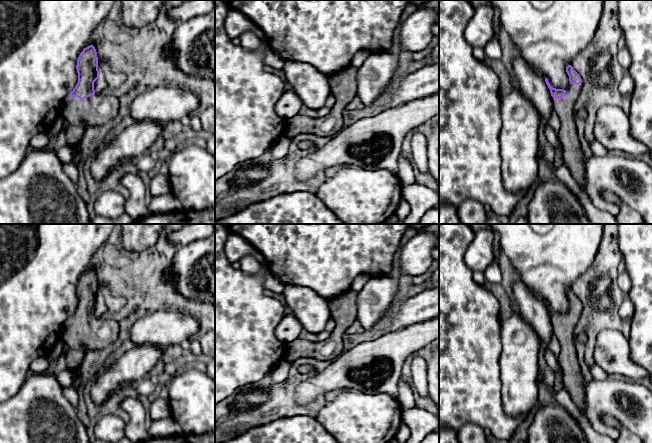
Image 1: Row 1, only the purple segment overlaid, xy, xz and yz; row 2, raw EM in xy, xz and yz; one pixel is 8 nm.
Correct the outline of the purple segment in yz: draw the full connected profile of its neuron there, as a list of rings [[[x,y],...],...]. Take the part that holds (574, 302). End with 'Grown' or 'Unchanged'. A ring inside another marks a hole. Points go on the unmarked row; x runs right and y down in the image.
[[[571,289],[566,291],[566,296],[570,305],[567,314],[553,312],[547,302],[545,306],[550,313],[554,334],[561,347],[558,363],[562,371],[564,388],[585,416],[586,384],[577,361],[574,342],[574,330],[581,315],[582,303]]]. Grown

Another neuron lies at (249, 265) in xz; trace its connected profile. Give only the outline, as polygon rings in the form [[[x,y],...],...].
[[[253,256],[243,257],[240,260],[240,269],[247,275],[255,275],[259,272],[263,272],[265,289],[271,290],[272,292],[280,293],[286,286],[270,272],[266,263],[263,264],[259,262]]]

